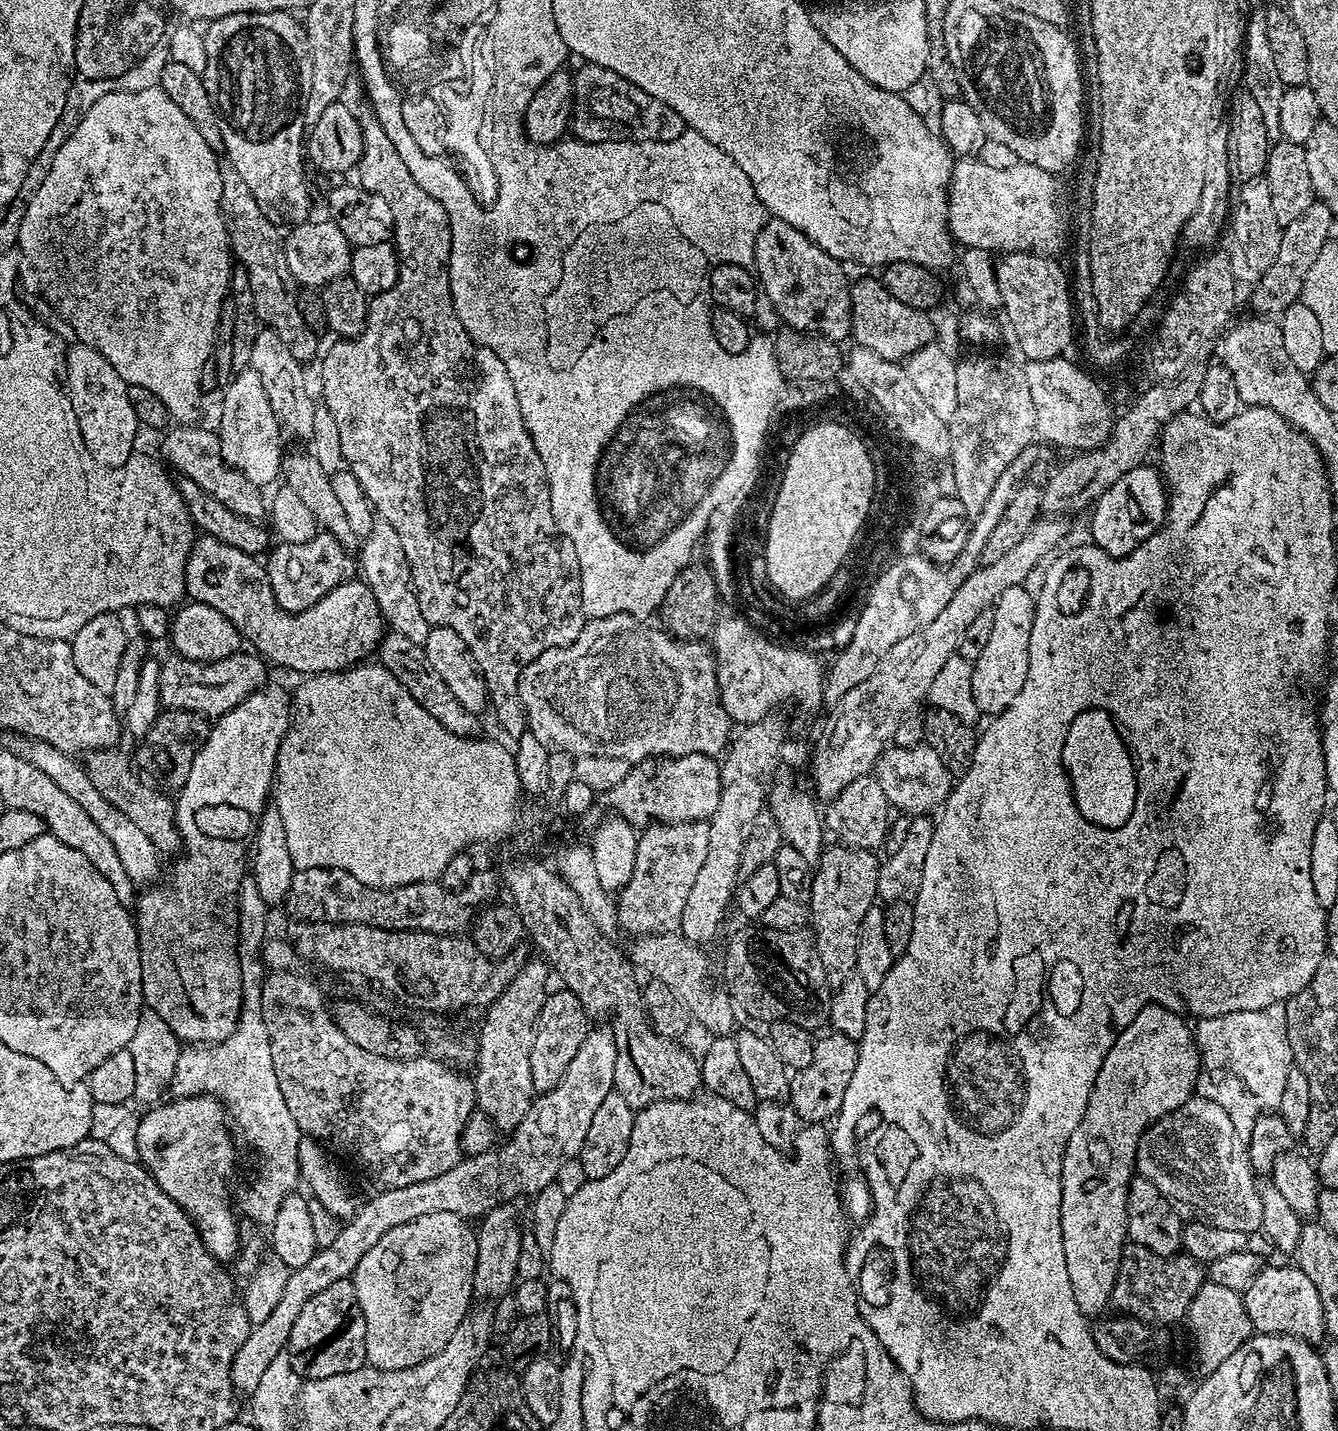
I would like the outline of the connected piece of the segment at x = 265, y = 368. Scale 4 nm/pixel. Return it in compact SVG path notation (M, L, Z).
M261 327L257 334L250 368L262 378L263 389L266 390L271 409L274 410L274 417L277 418L281 429L288 436L289 434L297 436L304 442L311 441L318 404L317 401L312 401L312 392L308 389L307 378L304 377L305 365L298 358L294 358L290 350L286 350L282 338L278 338L278 334L274 334L272 328Z

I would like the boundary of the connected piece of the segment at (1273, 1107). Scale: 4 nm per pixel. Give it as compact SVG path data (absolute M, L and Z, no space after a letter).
M1271 1004L1262 1010L1238 1010L1234 1014L1205 1016L1194 1024L1194 1043L1200 1050L1199 1095L1210 1102L1218 1102L1230 1116L1234 1130L1242 1137L1252 1135L1256 1121L1265 1114L1277 1111L1282 1102L1282 1090L1286 1090L1286 1078L1294 1067L1290 1038L1286 1034L1286 1010L1284 1004Z

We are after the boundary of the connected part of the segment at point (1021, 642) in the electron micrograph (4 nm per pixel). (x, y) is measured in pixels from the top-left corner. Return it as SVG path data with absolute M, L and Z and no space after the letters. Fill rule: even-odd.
M1019 584L1002 590L991 609L994 627L988 644L972 665L974 702L980 713L989 717L997 716L1014 702L1018 690L1022 690L1022 682L1026 682L1026 670L1030 670L1030 630L1034 630L1036 597L1026 589L1024 584Z

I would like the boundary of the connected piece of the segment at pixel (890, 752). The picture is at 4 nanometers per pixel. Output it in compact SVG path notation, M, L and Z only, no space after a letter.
M923 742L912 748L890 746L876 760L874 775L885 791L889 805L901 813L927 815L939 809L954 786L952 774L942 765L934 748Z

